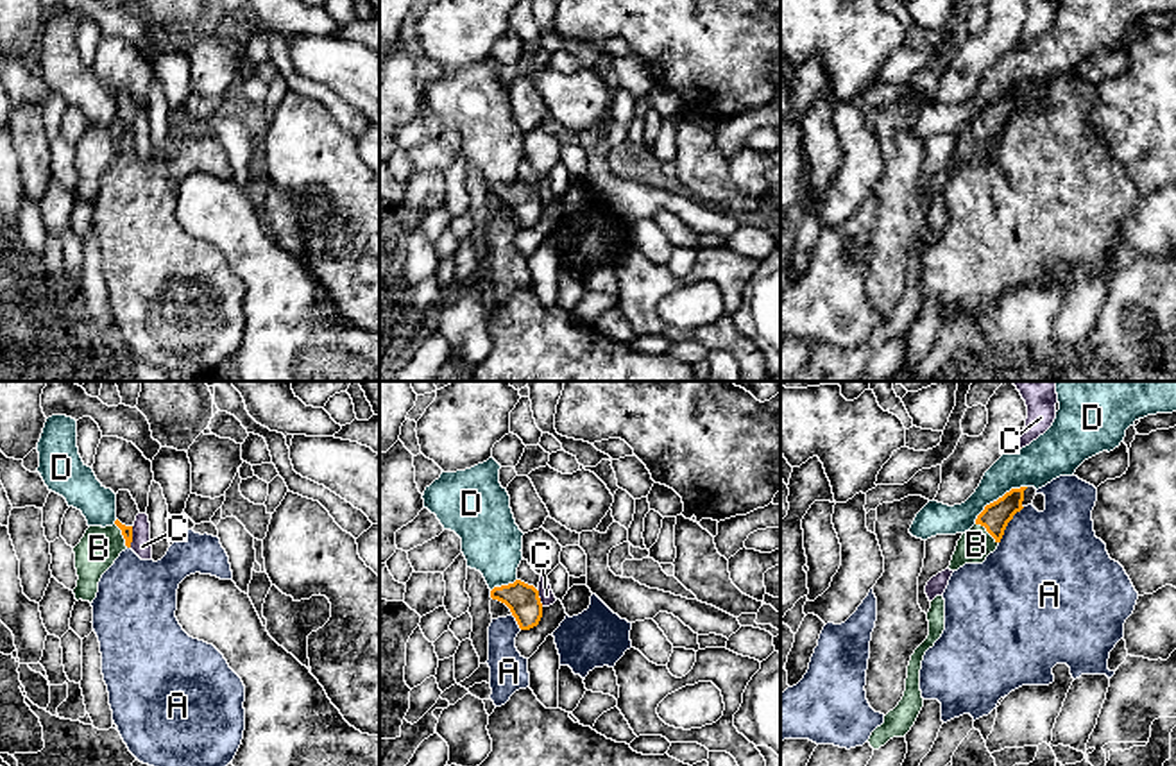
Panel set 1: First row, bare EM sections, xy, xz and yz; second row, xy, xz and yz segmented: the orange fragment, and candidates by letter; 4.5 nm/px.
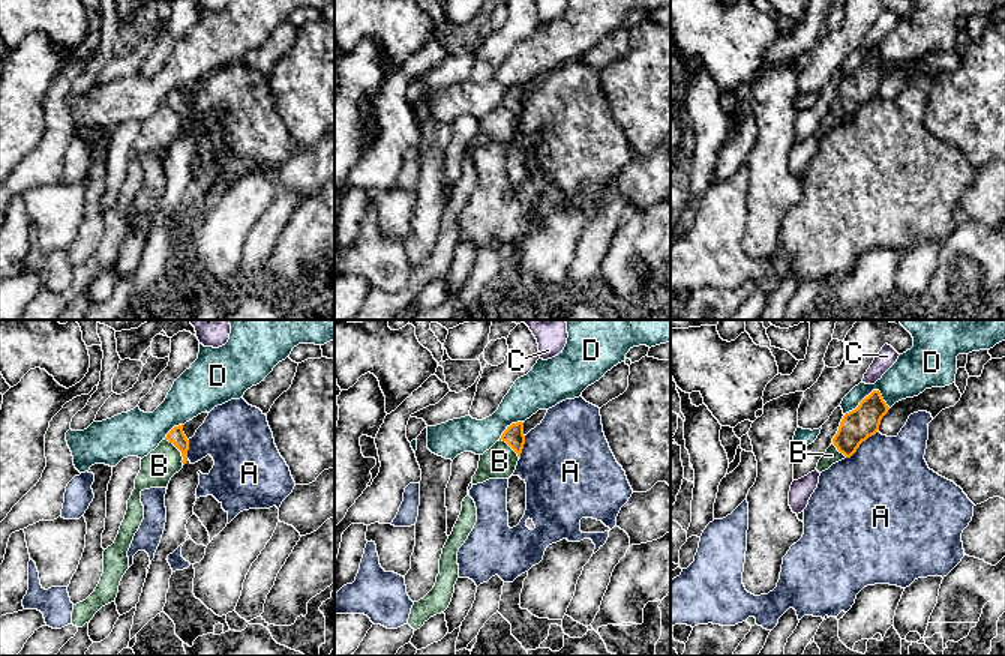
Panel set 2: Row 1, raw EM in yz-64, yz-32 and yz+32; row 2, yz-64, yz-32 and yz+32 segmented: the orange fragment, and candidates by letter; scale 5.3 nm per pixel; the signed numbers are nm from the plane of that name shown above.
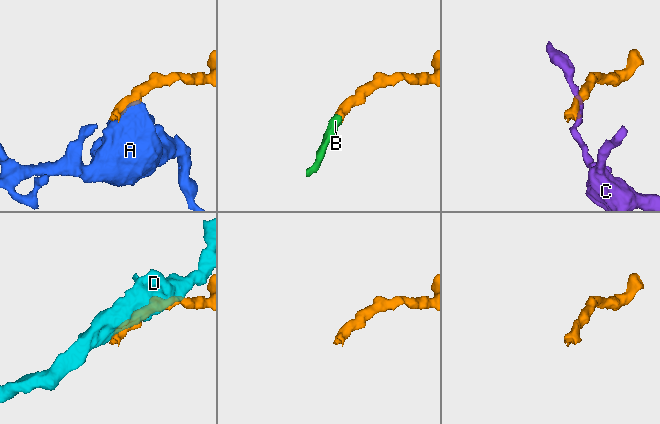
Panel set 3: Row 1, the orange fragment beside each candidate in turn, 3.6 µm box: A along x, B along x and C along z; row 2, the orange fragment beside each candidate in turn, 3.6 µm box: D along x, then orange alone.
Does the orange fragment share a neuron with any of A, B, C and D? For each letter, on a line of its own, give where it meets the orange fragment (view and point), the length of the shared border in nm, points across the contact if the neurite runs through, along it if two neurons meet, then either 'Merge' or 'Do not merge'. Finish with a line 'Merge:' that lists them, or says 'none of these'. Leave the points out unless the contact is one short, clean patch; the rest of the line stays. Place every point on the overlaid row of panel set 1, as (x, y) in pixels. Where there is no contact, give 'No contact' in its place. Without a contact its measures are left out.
A: Touches orange at yz (1006, 525). Shared border 200 nm. Do not merge
B: Touches orange at yz (987, 530). Shared border 140 nm. Path across: yz (996, 516), (987, 530), (976, 544). Merge
C: Touches orange at xy (131, 537). Shared border 100 nm. Boundary: xy (133, 527), (129, 546). Do not merge
D: Touches orange at yz (999, 498). Shared border 300 nm. Do not merge
Merge: B

